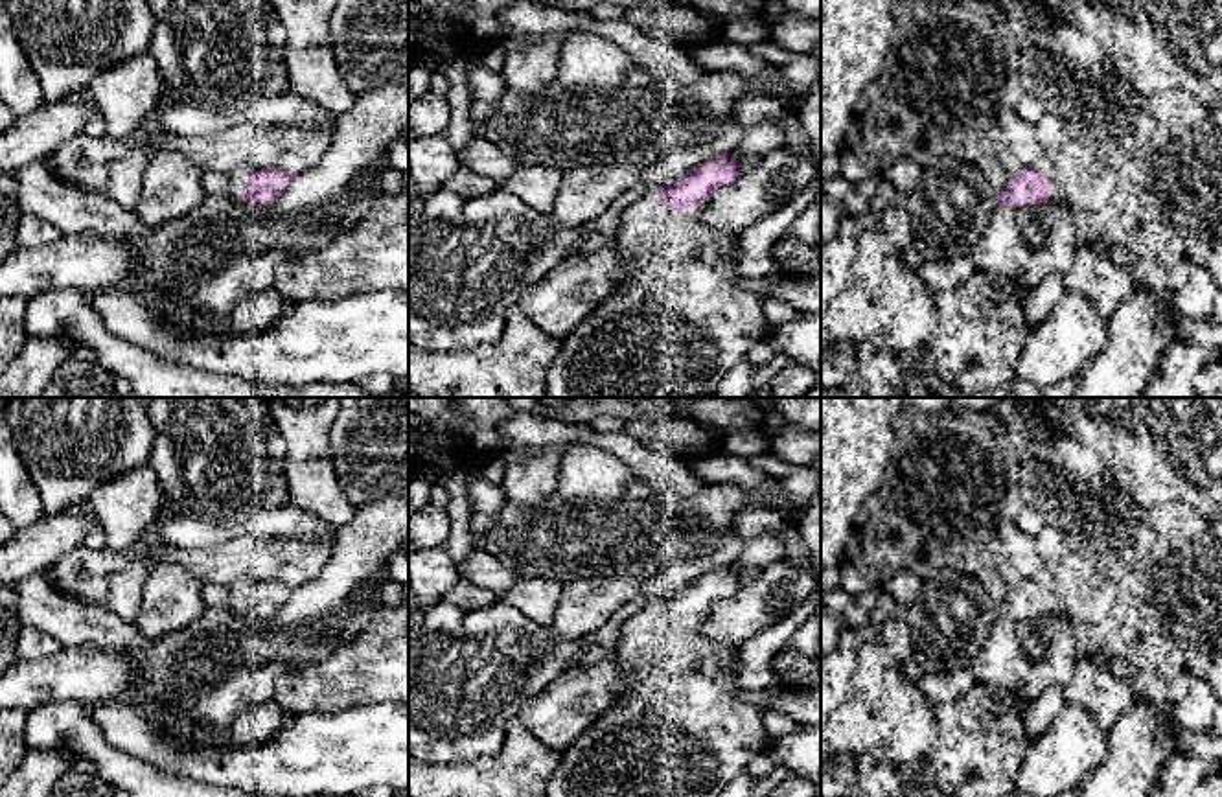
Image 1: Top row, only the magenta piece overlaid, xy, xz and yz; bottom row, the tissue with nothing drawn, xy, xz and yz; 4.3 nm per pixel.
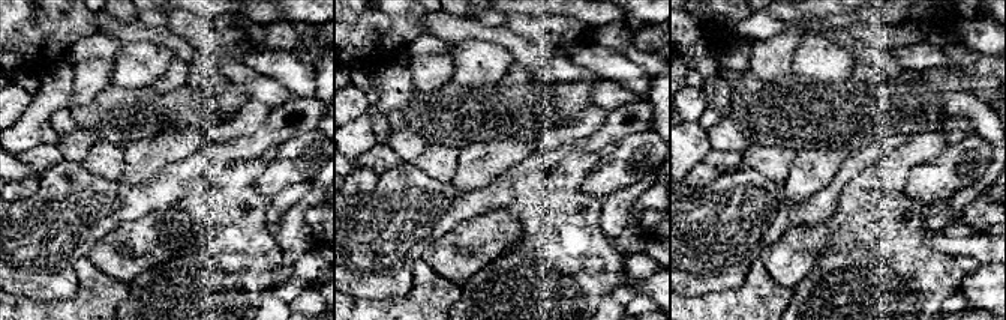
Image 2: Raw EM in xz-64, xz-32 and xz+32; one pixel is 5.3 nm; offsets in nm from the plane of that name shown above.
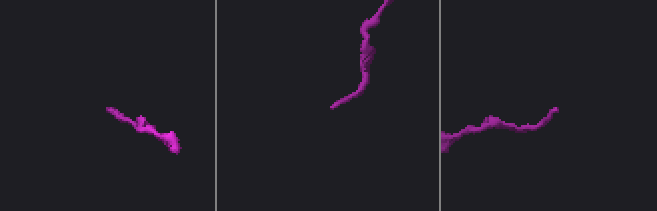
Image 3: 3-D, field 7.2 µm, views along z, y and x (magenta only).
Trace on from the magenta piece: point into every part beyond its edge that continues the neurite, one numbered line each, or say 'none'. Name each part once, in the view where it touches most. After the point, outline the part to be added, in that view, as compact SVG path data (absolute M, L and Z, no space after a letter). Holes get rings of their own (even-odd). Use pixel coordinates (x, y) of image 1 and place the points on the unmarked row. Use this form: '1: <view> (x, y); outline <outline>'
1: xz (680, 729); outline M657 606L633 613L620 628L613 657L628 677L628 688L567 749L547 782L545 797L721 797L745 766L766 751L767 734L760 709L738 698L731 674L734 648L703 633L707 613L694 622L677 624Z

